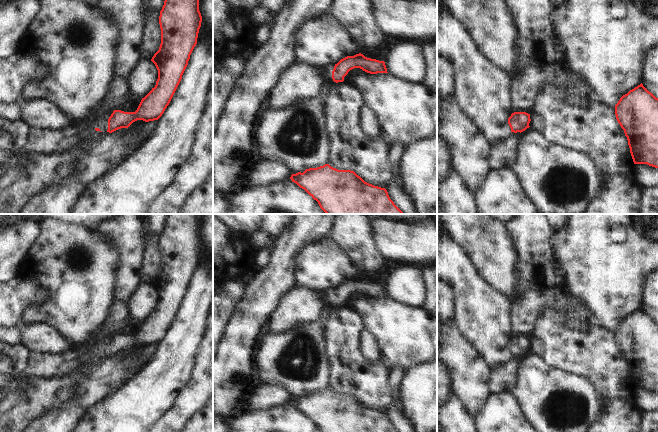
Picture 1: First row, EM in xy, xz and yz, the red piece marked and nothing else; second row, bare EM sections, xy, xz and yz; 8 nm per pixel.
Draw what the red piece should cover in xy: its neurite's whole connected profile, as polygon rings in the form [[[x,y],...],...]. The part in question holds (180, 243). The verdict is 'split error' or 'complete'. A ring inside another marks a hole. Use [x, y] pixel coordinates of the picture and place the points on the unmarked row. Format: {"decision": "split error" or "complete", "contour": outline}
{"decision": "split error", "contour": [[[167,214],[159,240],[161,268],[151,283],[158,294],[156,309],[142,322],[135,336],[110,336],[96,347],[96,356],[112,357],[137,344],[149,346],[162,340],[197,268],[201,246],[197,214]]]}

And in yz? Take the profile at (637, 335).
{"decision": "complete", "contour": [[[641,307],[620,322],[615,329],[615,339],[627,361],[634,388],[658,392],[658,322]]]}

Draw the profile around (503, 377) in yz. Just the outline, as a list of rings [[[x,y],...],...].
[[[511,356],[507,362],[492,367],[488,380],[490,393],[512,392],[519,377],[519,367],[520,362],[514,356]]]

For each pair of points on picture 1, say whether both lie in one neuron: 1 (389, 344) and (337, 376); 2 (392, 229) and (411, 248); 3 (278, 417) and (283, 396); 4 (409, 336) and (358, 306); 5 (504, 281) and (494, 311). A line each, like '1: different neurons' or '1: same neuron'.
1: different neurons
2: same neuron
3: different neurons
4: same neuron
5: different neurons

